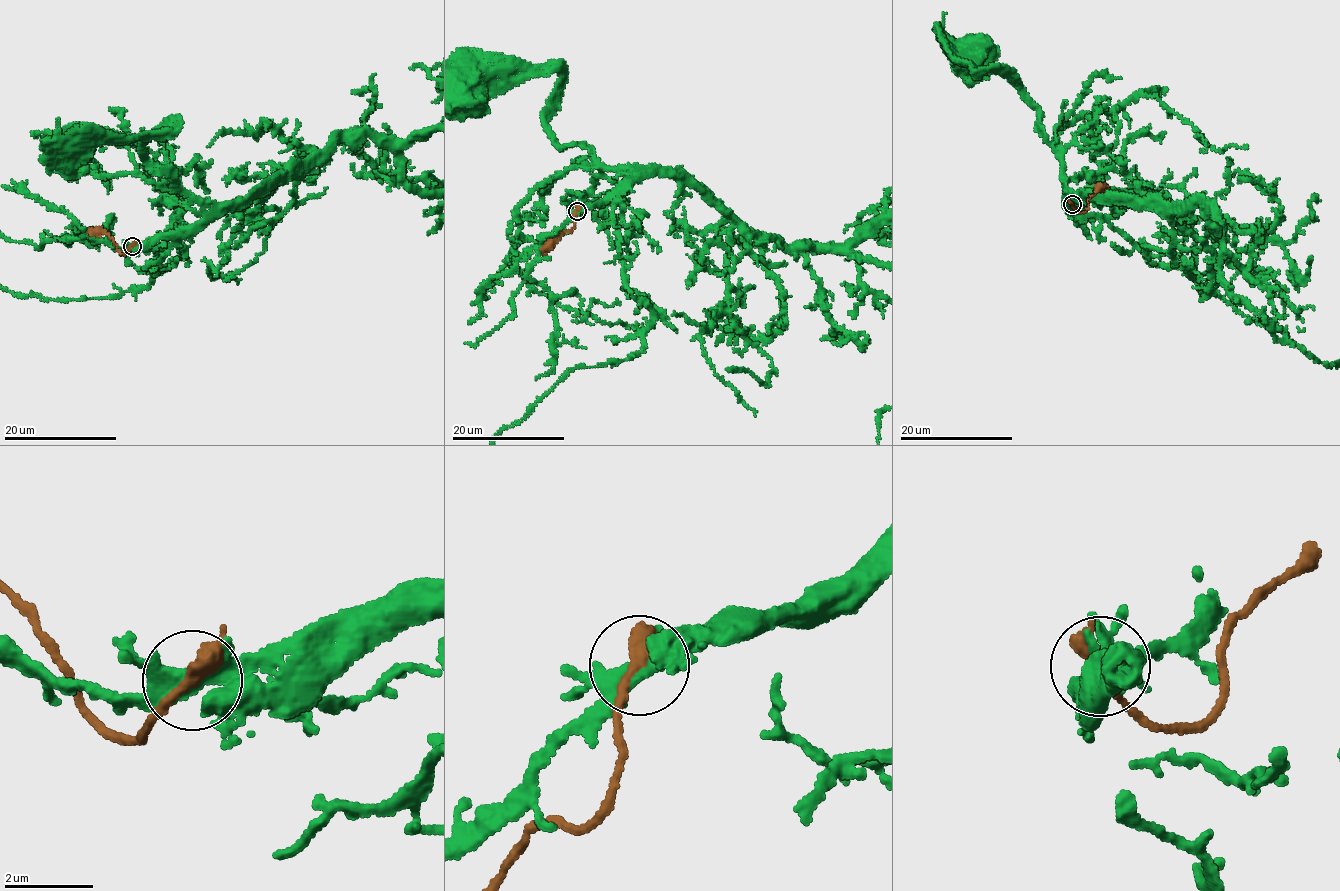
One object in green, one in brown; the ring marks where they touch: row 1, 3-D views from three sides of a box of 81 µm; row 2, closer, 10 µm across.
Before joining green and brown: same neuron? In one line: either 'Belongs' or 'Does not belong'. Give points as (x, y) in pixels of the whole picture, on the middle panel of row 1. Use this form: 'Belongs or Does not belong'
Does not belong

